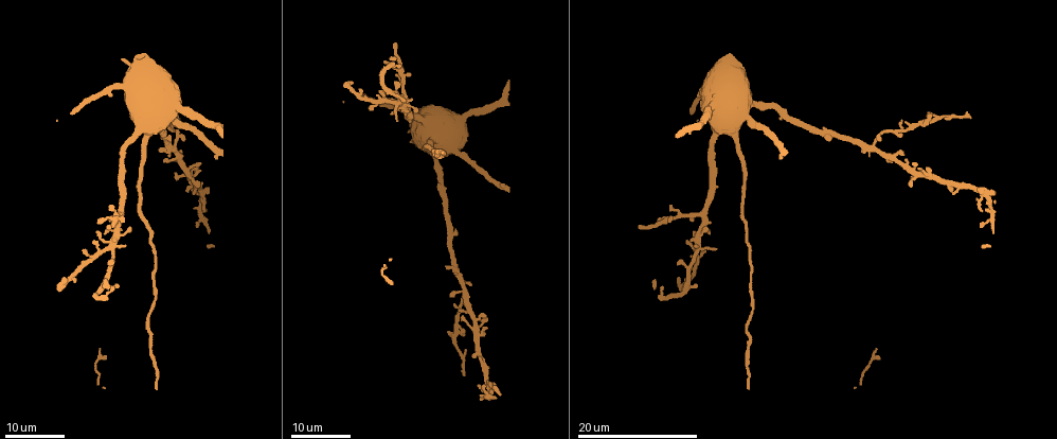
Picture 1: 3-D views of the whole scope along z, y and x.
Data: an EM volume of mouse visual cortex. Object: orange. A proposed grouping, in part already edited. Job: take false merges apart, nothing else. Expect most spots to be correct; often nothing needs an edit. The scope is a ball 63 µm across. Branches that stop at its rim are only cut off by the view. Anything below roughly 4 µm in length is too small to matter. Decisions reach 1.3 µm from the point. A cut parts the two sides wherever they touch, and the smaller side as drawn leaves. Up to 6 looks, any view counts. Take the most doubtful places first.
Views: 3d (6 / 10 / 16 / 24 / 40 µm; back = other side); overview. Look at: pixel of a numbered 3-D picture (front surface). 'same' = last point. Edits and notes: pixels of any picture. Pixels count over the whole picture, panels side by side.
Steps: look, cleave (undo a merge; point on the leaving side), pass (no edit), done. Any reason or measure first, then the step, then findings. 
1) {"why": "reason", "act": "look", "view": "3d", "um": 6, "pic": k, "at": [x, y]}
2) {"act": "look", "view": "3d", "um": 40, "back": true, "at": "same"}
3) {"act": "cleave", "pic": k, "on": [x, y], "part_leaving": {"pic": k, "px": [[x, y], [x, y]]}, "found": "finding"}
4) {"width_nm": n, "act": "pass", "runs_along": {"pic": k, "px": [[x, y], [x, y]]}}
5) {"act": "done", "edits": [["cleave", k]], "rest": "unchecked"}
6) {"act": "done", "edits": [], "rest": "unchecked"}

{"why": "arms part here", "act": "look", "view": "3d", "um": 16, "pic": 1, "at": [874, 147]}

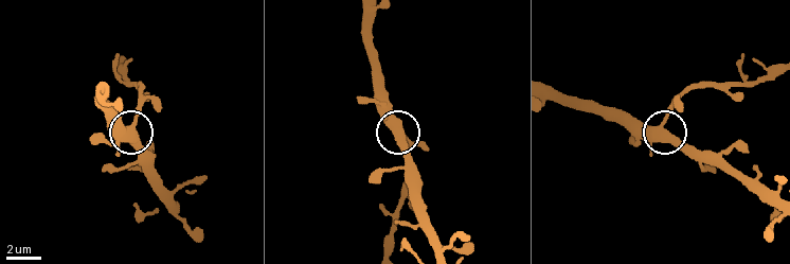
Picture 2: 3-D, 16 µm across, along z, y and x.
{"act": "look", "view": "3d", "um": 6, "pic": 2, "at": [133, 129]}

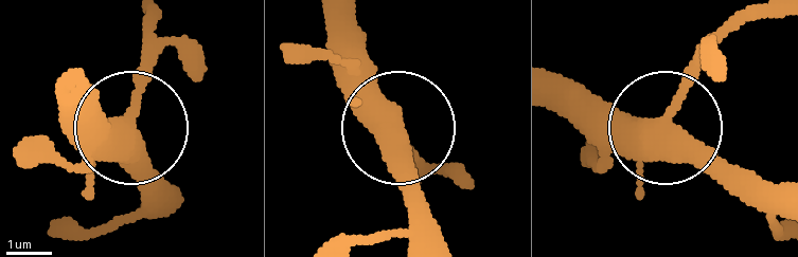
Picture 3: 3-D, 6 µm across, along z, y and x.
{"width_nm": 370, "act": "pass", "found": "continuous, no second neuron"}

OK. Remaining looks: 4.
{"why": "four or more arms meet", "act": "look", "view": "3d", "um": 16, "pic": 1, "at": [110, 247]}

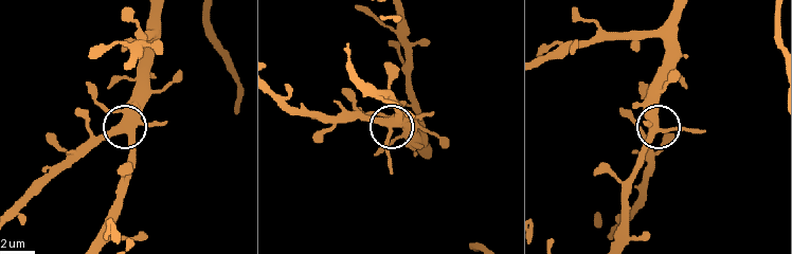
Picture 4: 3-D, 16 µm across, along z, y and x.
{"act": "look", "view": "3d", "um": 10, "pic": 4, "at": [127, 130]}

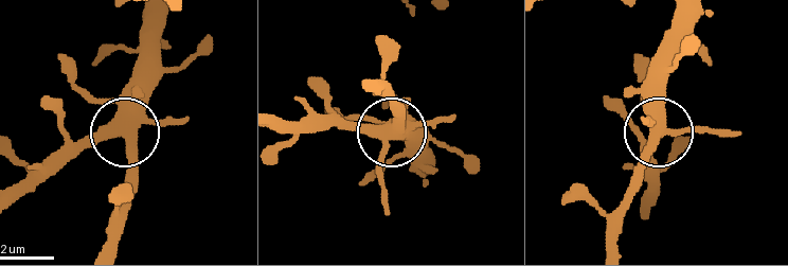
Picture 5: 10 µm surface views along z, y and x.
{"width_nm": 450, "act": "pass", "found": "one neuron here"}

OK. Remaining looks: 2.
{"why": "three-way junction", "act": "look", "view": "3d", "um": 16, "pic": 1, "at": [699, 214]}

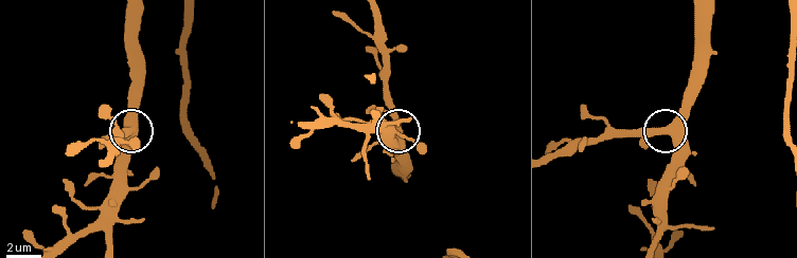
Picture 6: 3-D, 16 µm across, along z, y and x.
{"act": "look", "view": "3d", "um": 10, "pic": 6, "at": [396, 136]}

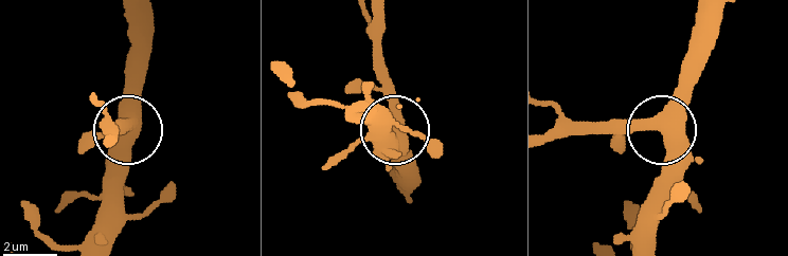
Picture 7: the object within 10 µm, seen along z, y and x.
{"side_arm_um": 12, "act": "pass", "runs_along": {"pic": 7, "px": [[698, 15], [698, 77], [666, 125], [657, 131], [591, 131]]}, "found": "all the same neuron"}

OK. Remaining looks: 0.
{"act": "done", "edits": [], "rest": "unchecked"}

